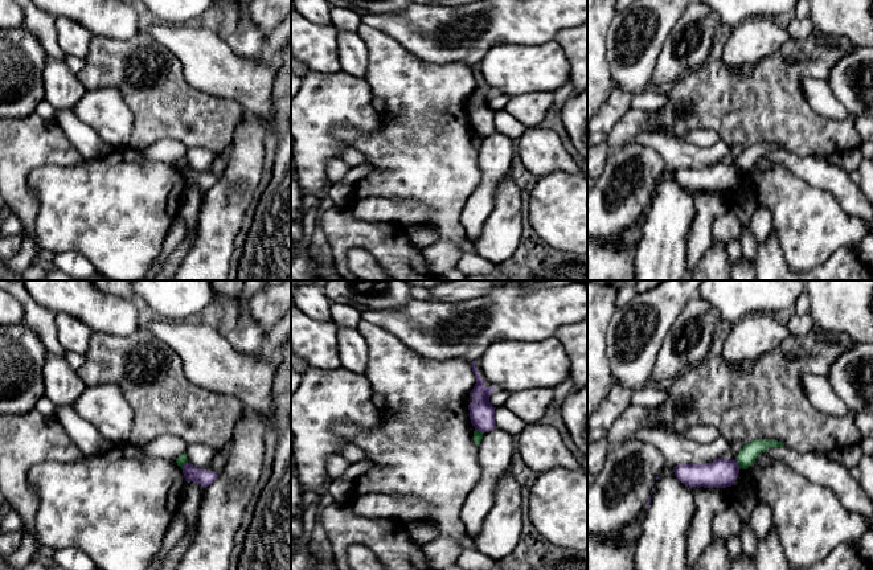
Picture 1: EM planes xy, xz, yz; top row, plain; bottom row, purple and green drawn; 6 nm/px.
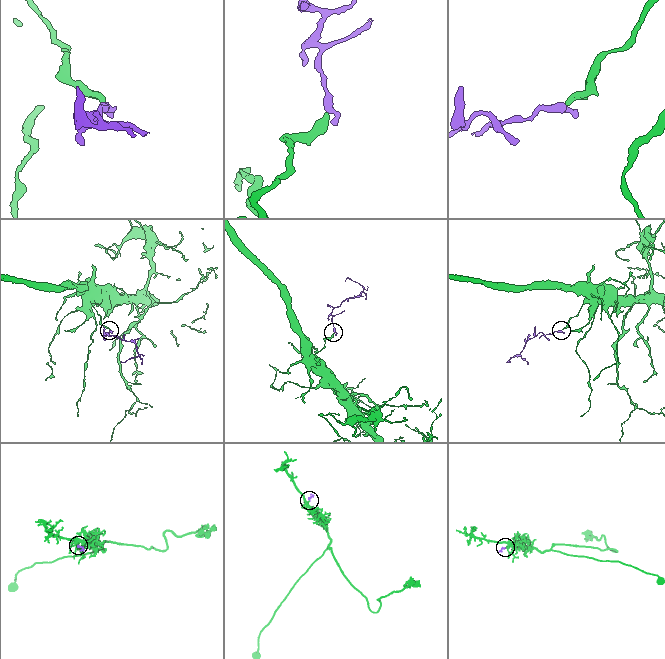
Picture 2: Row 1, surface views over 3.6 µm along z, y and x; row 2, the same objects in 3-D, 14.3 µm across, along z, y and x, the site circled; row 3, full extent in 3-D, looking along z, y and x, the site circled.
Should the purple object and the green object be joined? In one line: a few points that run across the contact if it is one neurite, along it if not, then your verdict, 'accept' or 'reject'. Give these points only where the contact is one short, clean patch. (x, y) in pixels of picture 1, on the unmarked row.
line yz (736, 163), (741, 171); reject

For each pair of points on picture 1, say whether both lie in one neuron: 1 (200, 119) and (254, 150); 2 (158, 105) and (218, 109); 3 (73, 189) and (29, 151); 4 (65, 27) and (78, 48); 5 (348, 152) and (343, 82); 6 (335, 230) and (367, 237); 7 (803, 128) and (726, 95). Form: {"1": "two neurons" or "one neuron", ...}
{"1": "two neurons", "2": "one neuron", "3": "two neurons", "4": "one neuron", "5": "two neurons", "6": "one neuron", "7": "one neuron"}

